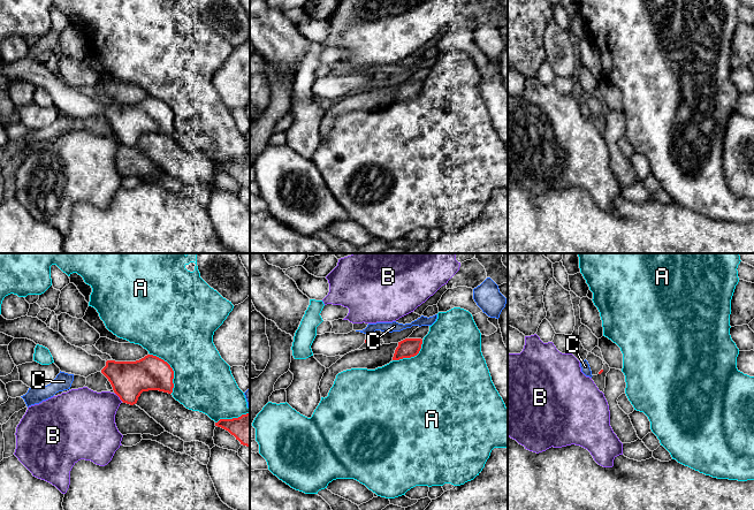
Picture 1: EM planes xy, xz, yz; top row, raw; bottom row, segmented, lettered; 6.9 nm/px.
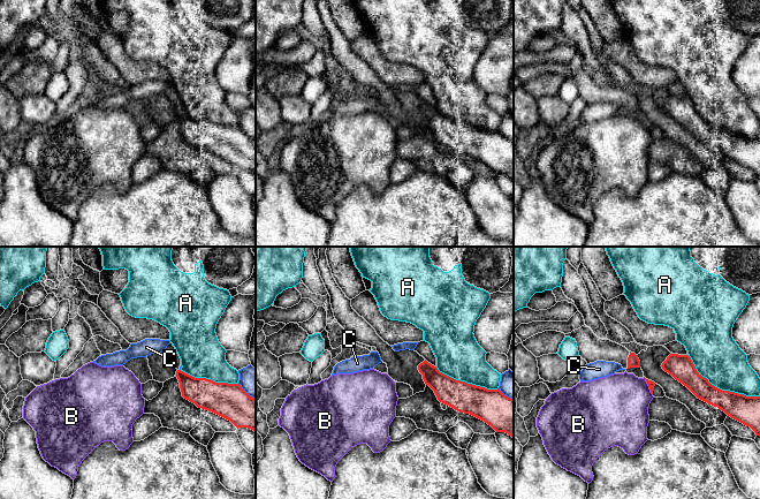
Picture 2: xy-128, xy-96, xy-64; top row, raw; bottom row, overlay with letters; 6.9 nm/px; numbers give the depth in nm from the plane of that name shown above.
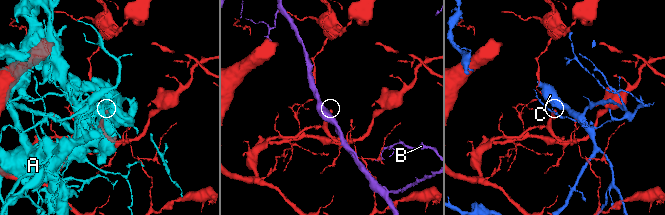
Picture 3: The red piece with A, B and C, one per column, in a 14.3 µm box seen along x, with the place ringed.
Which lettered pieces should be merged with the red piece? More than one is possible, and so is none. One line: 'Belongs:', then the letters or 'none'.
Belongs: none

